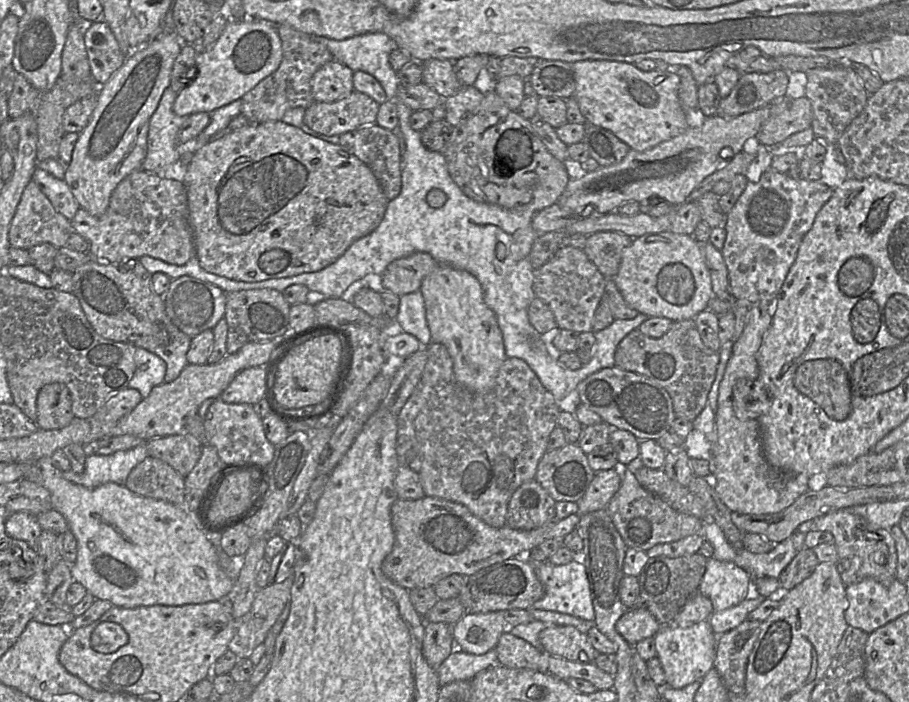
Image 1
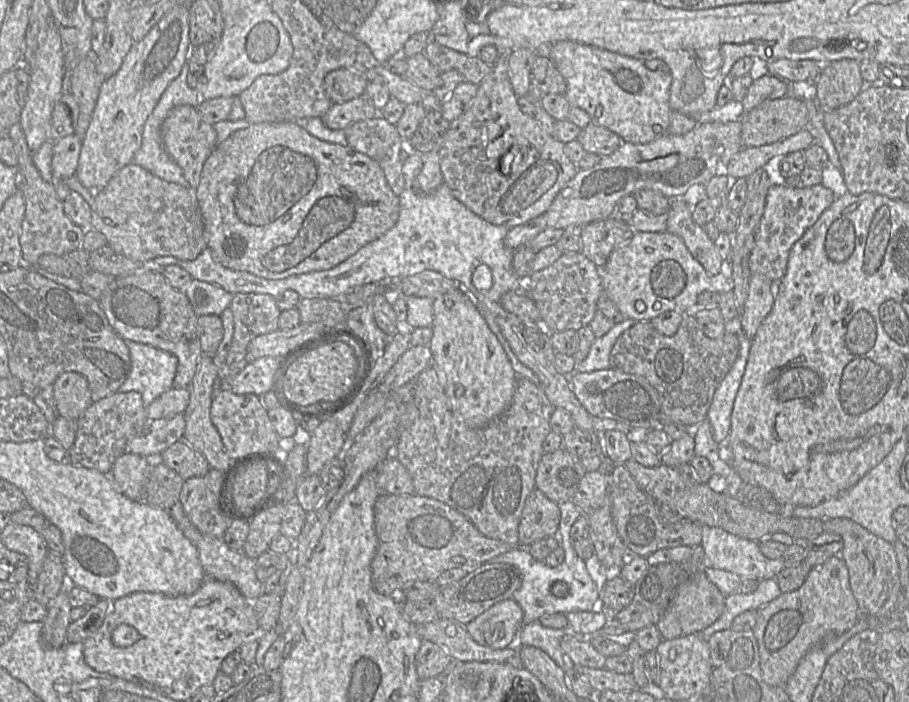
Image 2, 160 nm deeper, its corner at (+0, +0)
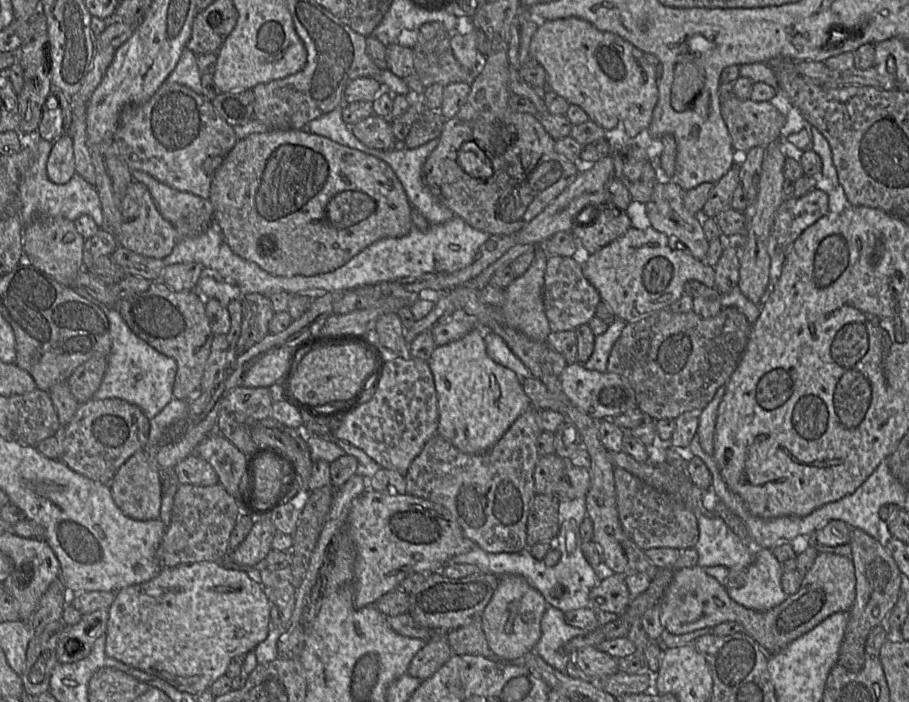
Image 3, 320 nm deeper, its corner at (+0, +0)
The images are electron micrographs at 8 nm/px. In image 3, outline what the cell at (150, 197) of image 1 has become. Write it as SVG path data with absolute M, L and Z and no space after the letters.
M132 181L126 190L121 203L122 223L119 235L116 238L118 245L126 249L155 259L168 256L175 245L183 238L195 237L204 233L213 220L213 208L208 199L204 206L190 213L177 224L172 224L164 219L155 205L148 188L141 182Z

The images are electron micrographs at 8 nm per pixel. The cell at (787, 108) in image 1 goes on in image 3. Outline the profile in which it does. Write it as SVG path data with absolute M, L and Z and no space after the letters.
M736 96L721 102L721 115L739 154L782 139L786 124L786 116L772 103L740 100Z

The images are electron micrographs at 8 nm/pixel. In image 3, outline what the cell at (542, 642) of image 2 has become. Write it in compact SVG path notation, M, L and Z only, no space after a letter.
M547 606L541 619L541 637L533 651L548 665L565 673L570 656L563 652L563 646L571 639L584 635L587 631L568 625L565 613L555 607Z

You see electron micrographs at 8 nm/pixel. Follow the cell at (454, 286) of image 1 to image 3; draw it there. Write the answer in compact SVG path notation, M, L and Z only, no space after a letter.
M474 329L459 340L437 346L428 365L437 394L437 434L464 453L489 450L519 415L531 407L516 373L489 357L482 329Z

